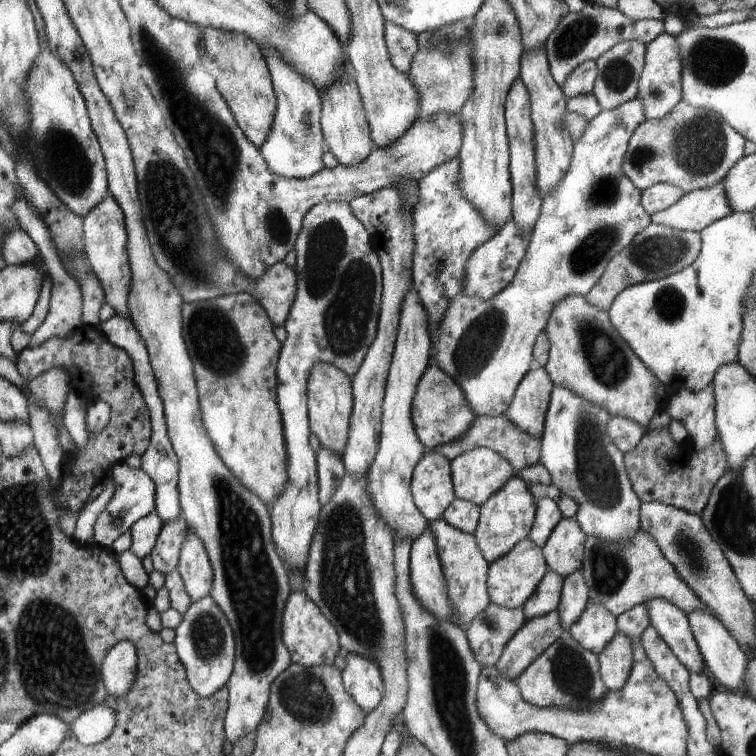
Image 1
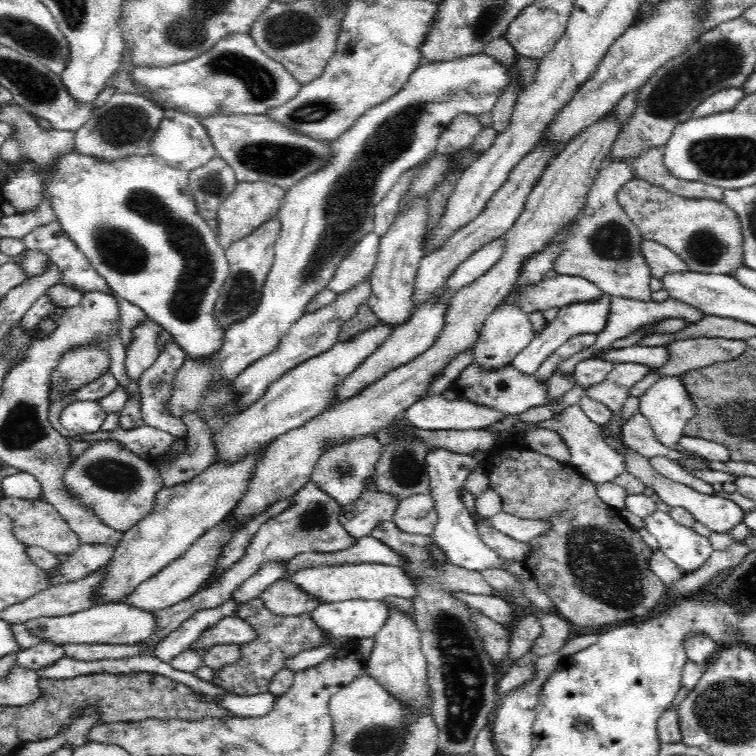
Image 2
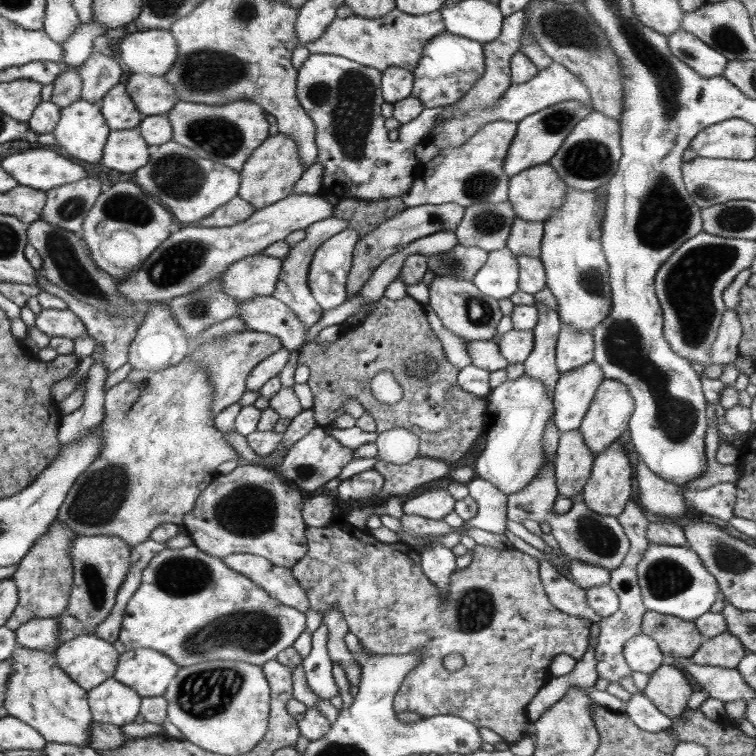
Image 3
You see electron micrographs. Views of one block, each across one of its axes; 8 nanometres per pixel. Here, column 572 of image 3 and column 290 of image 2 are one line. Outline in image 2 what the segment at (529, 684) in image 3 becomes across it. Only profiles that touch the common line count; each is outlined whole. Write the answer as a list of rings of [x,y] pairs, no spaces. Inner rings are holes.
[[[260,597],[245,603],[239,603],[236,615],[250,624],[256,631],[256,638],[252,642],[240,646],[238,662],[216,669],[217,674],[212,682],[238,696],[254,696],[254,694],[269,692],[271,680],[274,679],[279,670],[284,668],[286,660],[304,650],[325,645],[330,641],[334,643],[334,650],[336,650],[356,640],[353,637],[329,640],[322,629],[316,626],[309,613],[290,616],[274,614],[265,607],[264,601]]]

